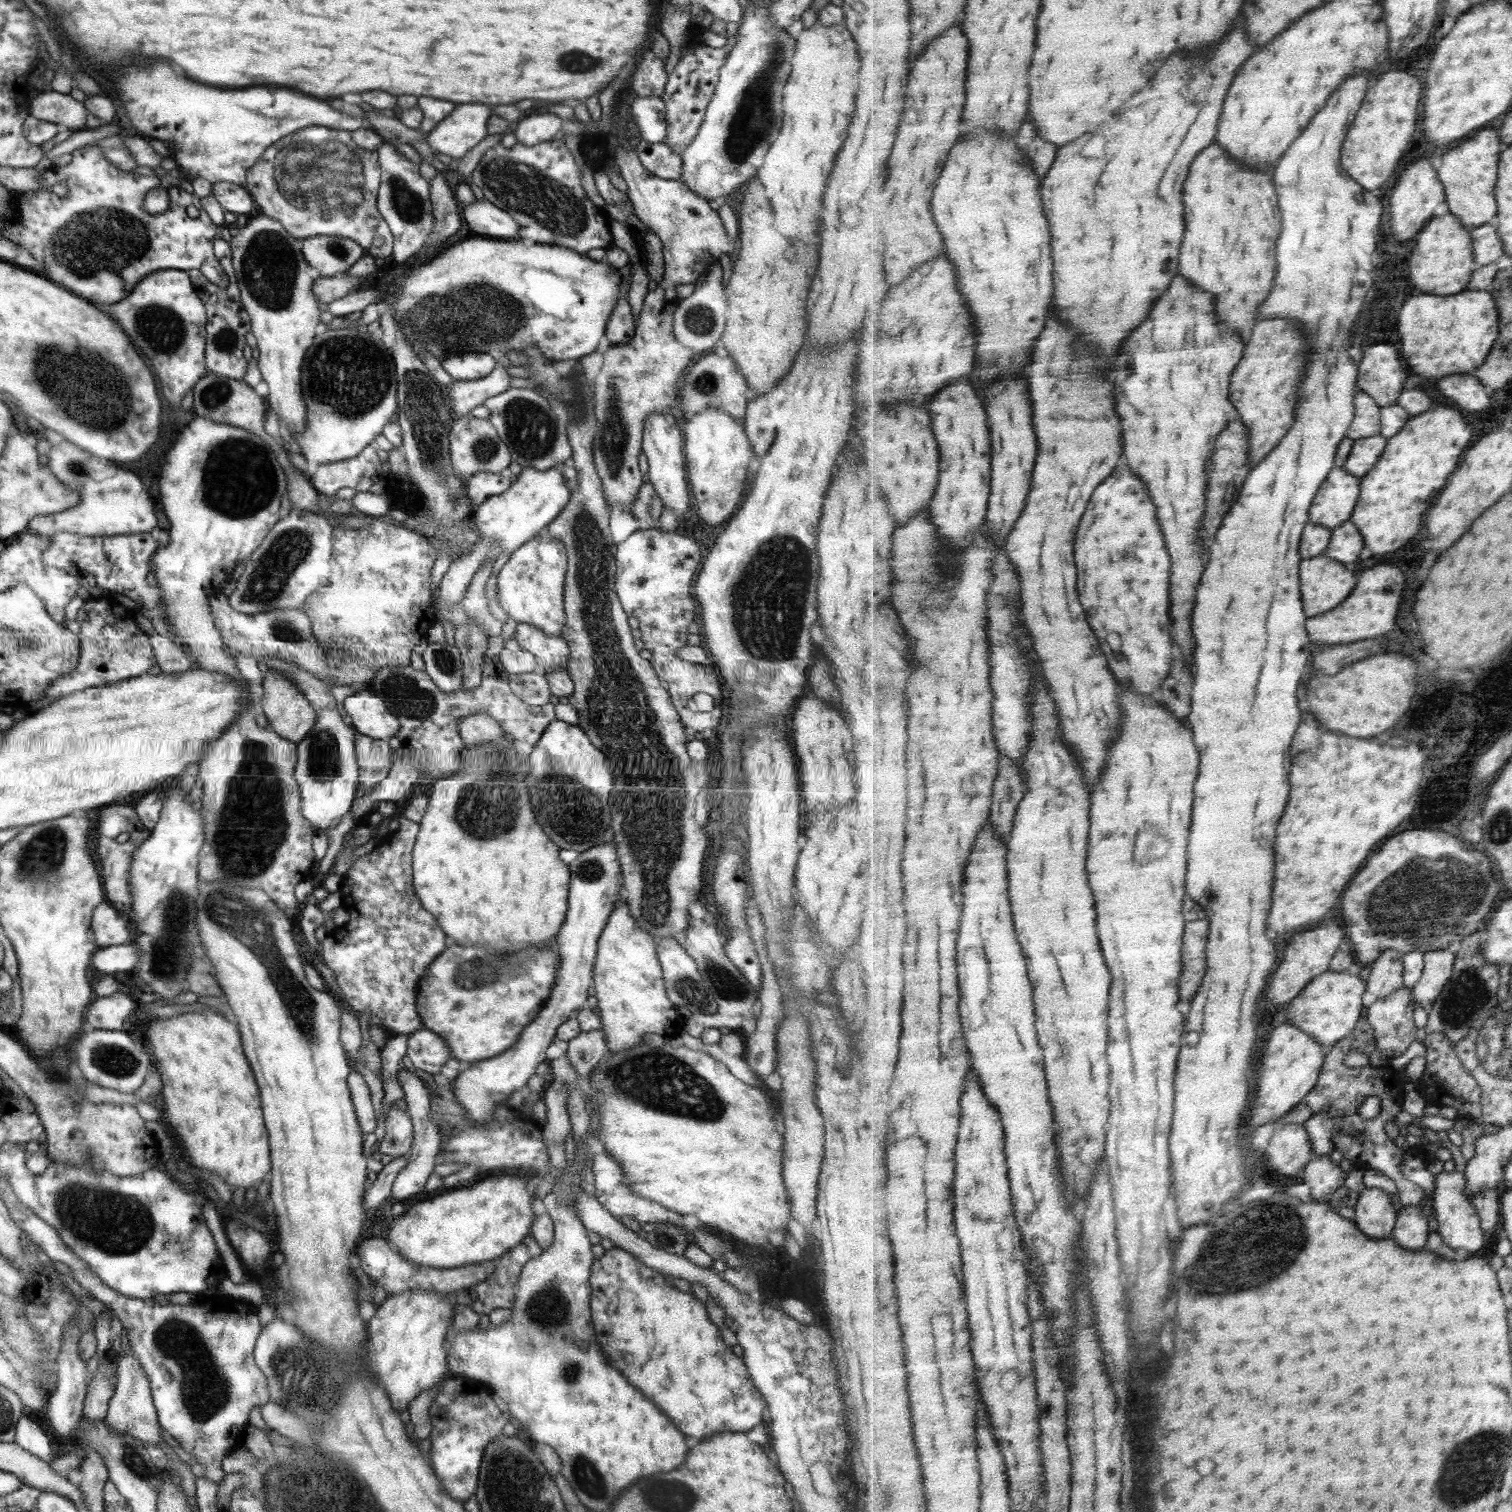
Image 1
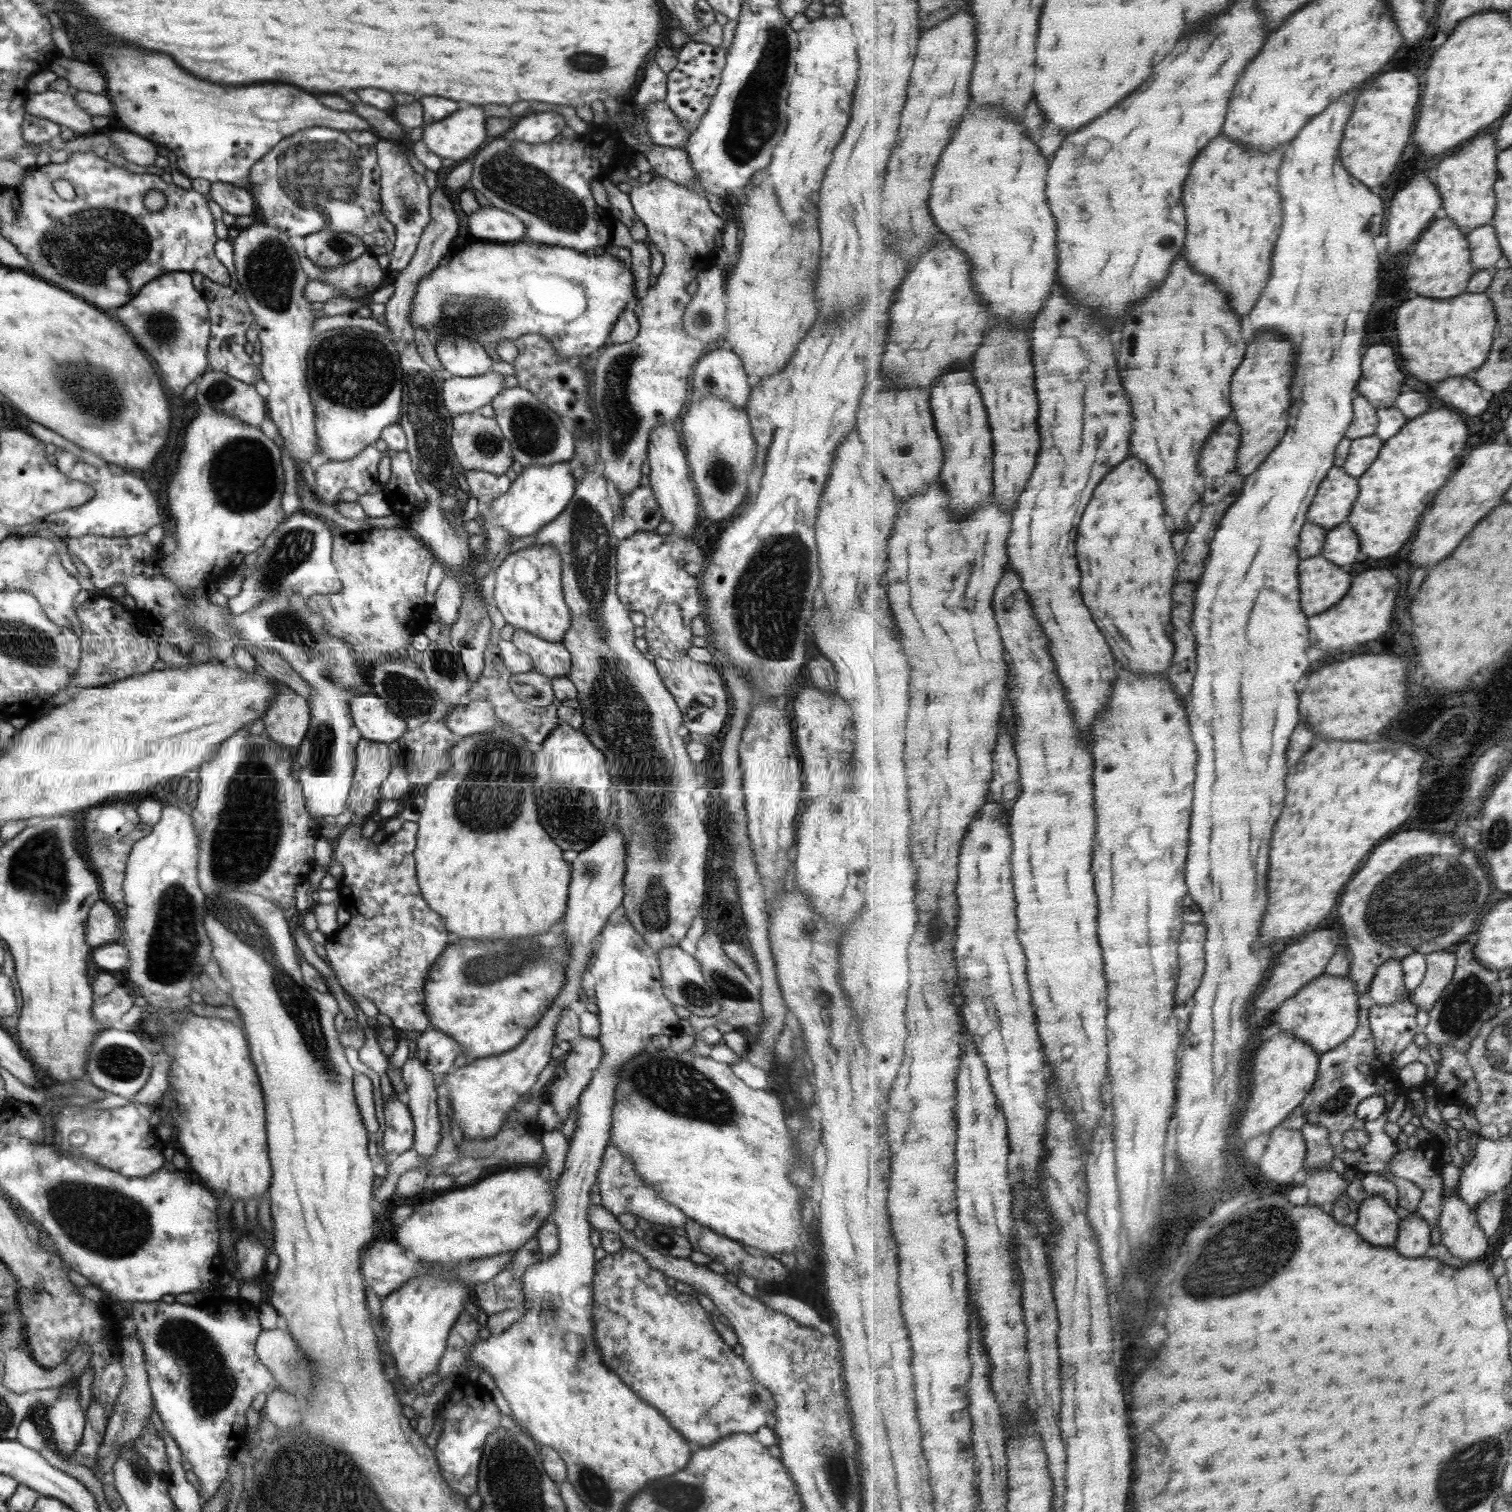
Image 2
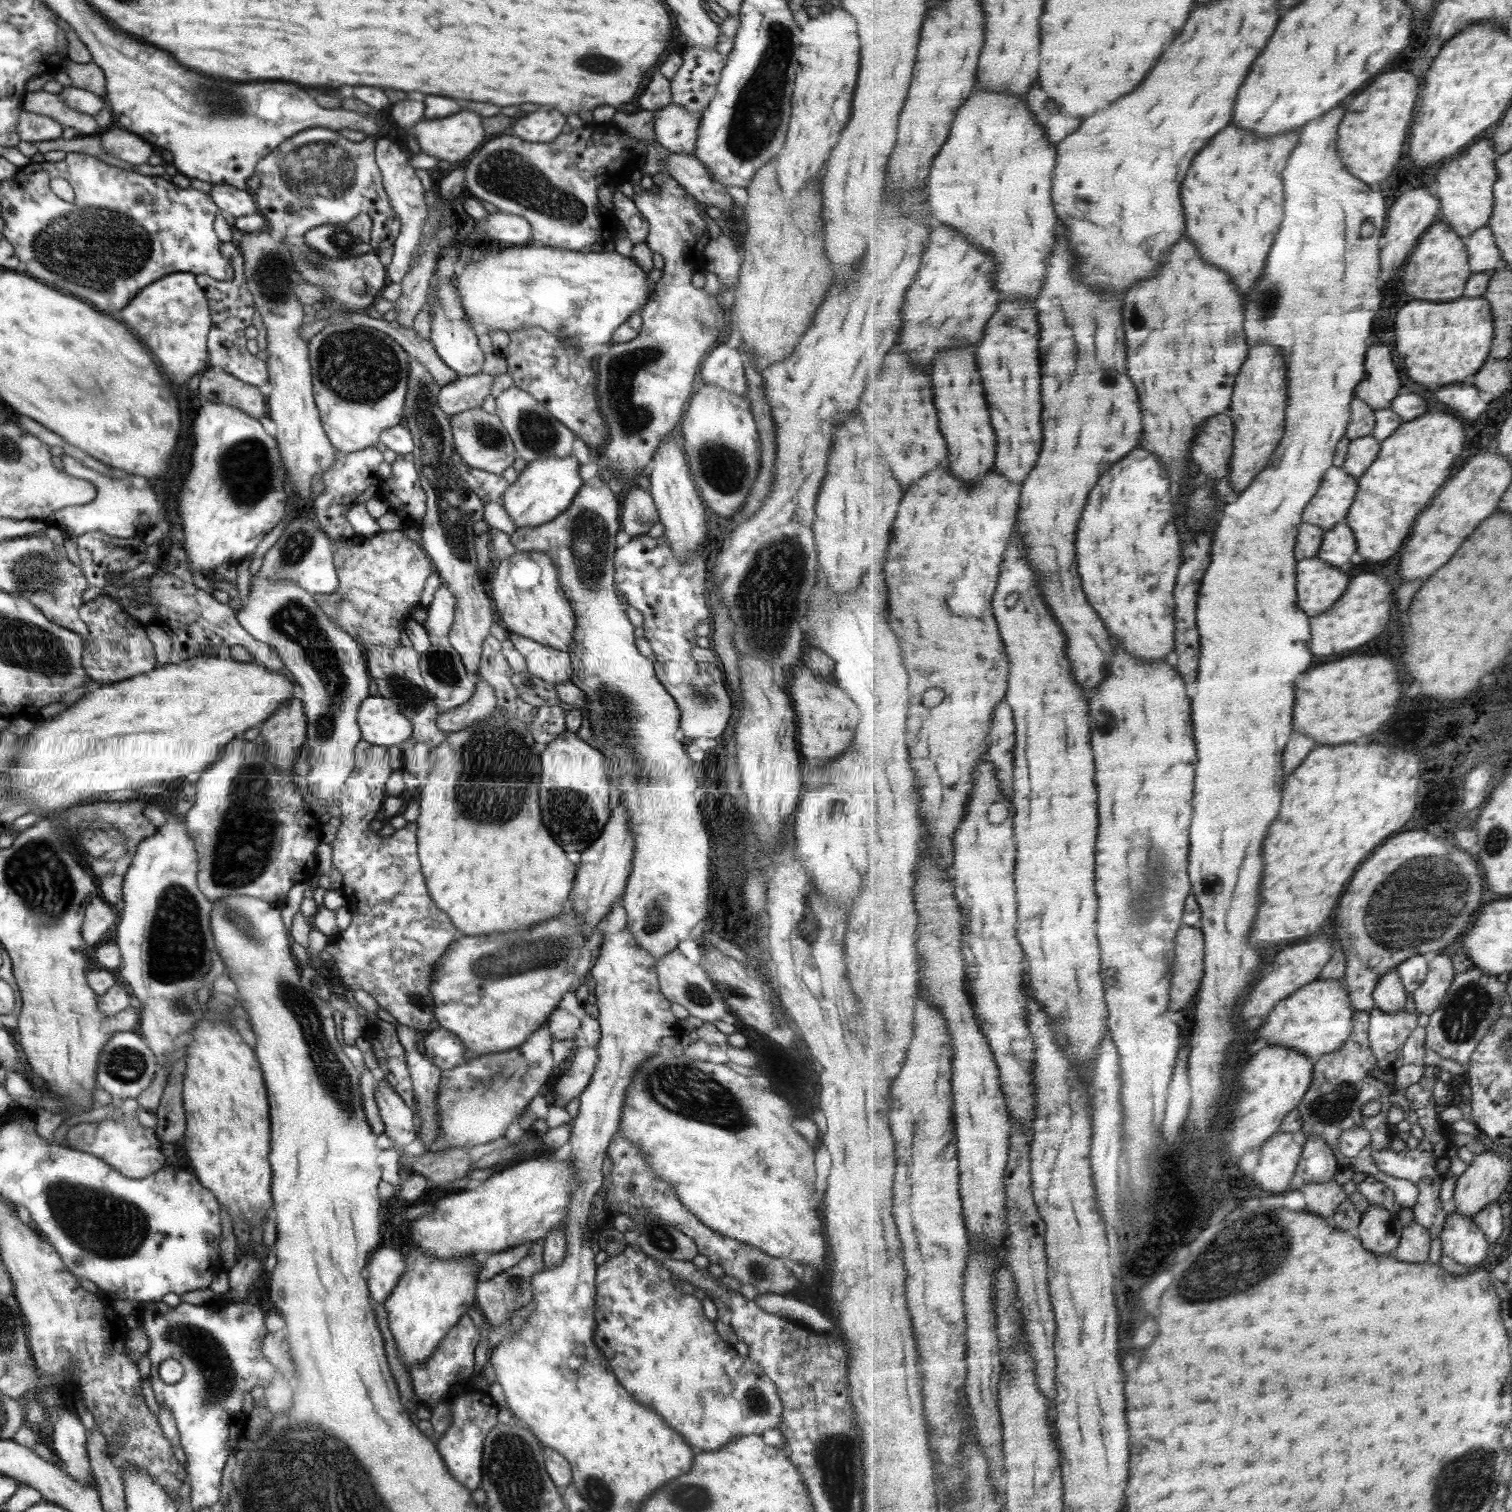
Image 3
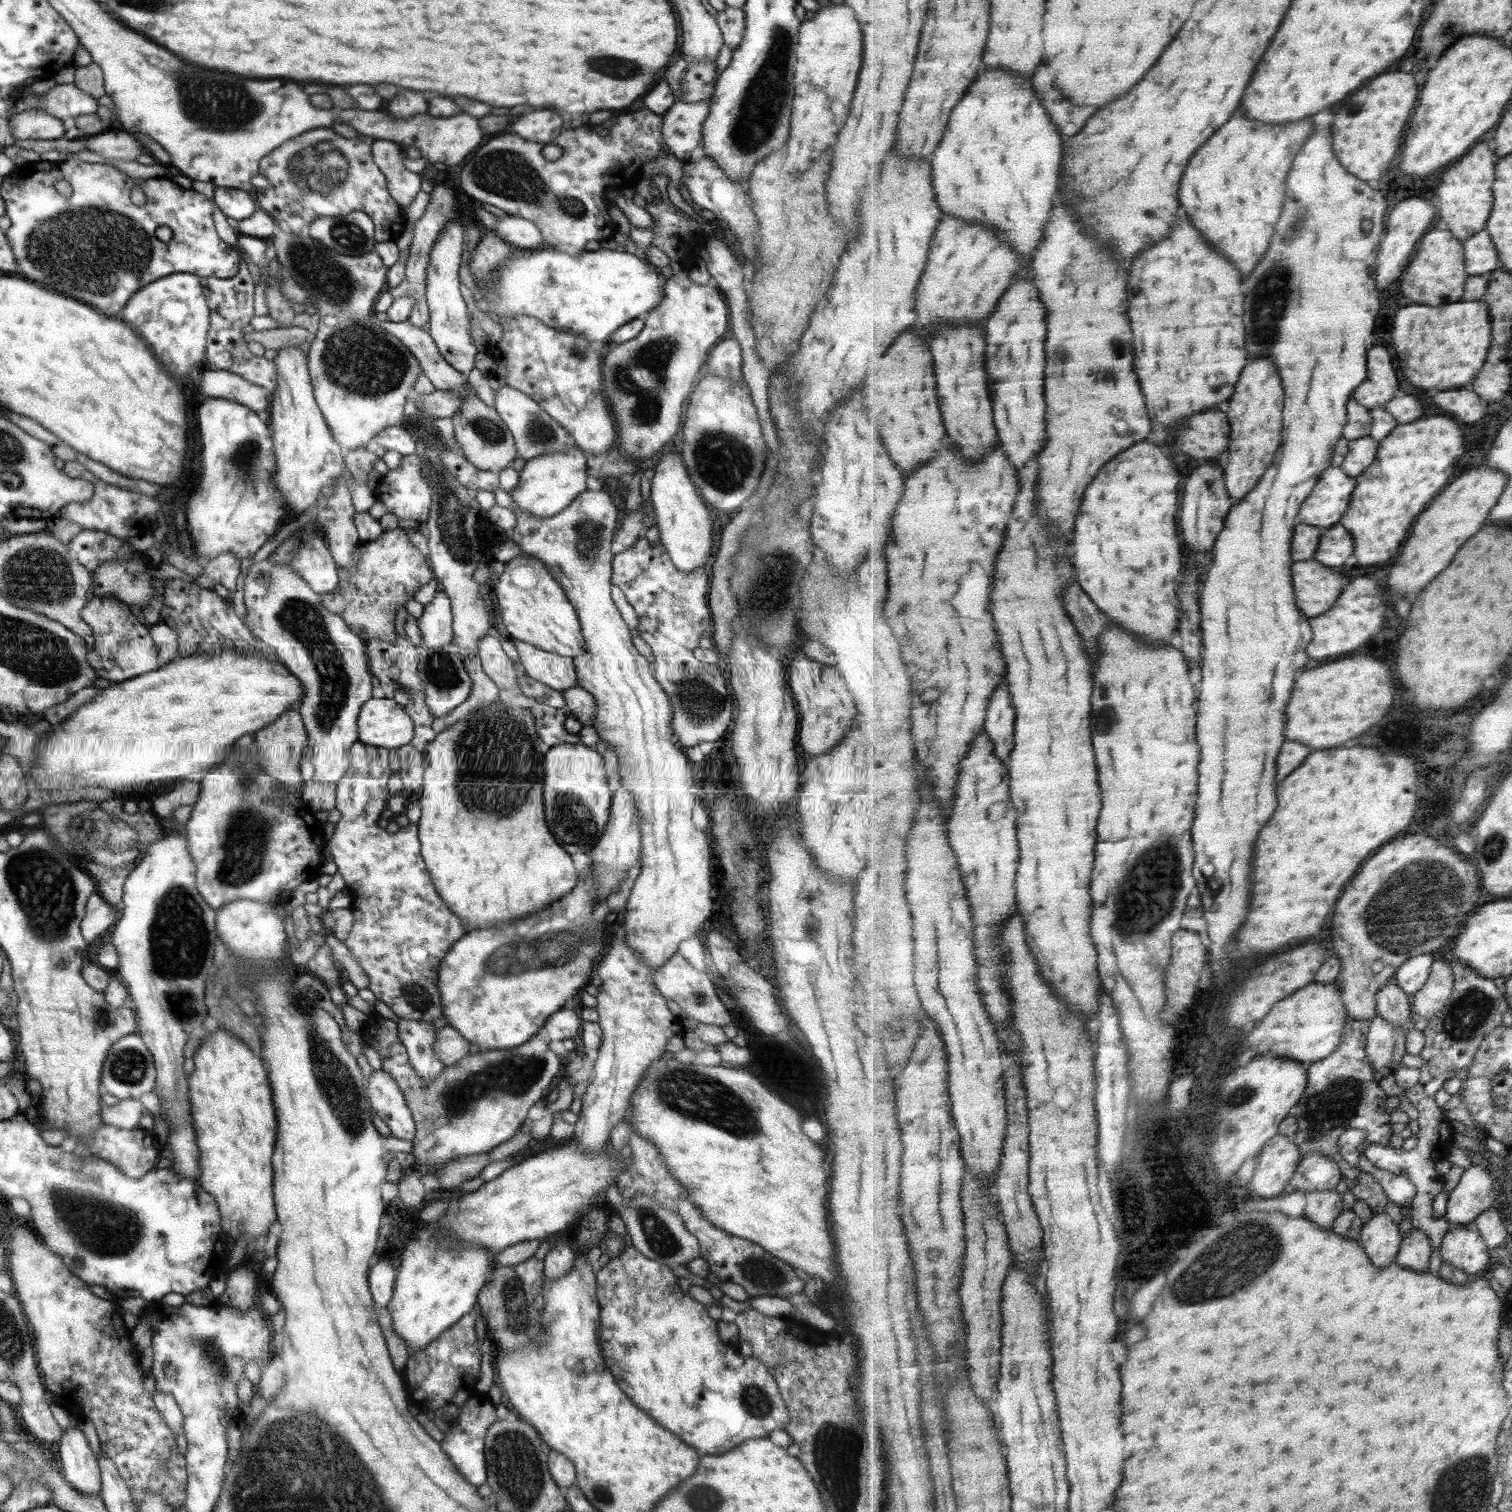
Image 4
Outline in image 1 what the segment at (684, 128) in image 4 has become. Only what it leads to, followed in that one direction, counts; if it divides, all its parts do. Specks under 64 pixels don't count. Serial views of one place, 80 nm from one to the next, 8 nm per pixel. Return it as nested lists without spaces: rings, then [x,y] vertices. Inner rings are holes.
[[[637,97],[630,103],[630,114],[642,140],[662,143],[667,135],[666,106],[661,97]]]

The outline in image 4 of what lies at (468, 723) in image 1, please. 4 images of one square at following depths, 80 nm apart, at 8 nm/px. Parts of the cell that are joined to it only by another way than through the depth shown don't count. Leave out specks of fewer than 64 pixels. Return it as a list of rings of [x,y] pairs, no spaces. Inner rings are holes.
[[[478,654],[464,656],[463,663],[473,682],[470,696],[446,716],[433,720],[432,728],[436,734],[440,734],[459,720],[466,720],[473,712],[499,698],[499,688],[488,678]]]

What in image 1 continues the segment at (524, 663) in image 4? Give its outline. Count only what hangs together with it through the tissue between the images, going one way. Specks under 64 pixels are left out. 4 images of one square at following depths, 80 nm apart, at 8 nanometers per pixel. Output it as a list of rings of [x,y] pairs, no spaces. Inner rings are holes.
[[[520,623],[515,628],[515,639],[520,648],[532,653],[540,664],[539,671],[557,671],[567,668],[570,649],[567,640],[560,635],[546,634],[537,626]]]

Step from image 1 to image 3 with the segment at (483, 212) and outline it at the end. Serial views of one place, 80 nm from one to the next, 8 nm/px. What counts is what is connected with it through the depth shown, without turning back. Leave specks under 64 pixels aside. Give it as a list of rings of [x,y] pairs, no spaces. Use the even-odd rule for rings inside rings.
[[[494,212],[488,214],[486,218],[476,220],[474,234],[480,238],[490,238],[496,240],[503,246],[522,246],[531,244],[530,223],[520,216],[504,214],[504,212]]]

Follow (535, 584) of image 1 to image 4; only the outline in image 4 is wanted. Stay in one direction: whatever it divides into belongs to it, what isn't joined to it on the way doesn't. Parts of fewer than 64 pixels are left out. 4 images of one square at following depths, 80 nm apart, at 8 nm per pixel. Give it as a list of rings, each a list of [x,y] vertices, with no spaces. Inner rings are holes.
[[[521,555],[505,563],[504,570],[498,578],[500,582],[491,588],[494,600],[498,605],[498,627],[511,640],[521,640],[533,644],[549,653],[561,654],[574,658],[585,653],[585,642],[581,636],[578,613],[560,584],[554,580],[548,567],[534,555]]]

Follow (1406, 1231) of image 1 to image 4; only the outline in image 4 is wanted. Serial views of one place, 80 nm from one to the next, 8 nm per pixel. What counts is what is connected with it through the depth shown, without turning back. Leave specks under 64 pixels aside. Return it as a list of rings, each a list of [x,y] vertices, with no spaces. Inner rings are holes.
[[[1413,1228],[1404,1239],[1398,1264],[1410,1270],[1429,1272],[1430,1260],[1434,1254],[1433,1247],[1430,1237],[1425,1232]]]

